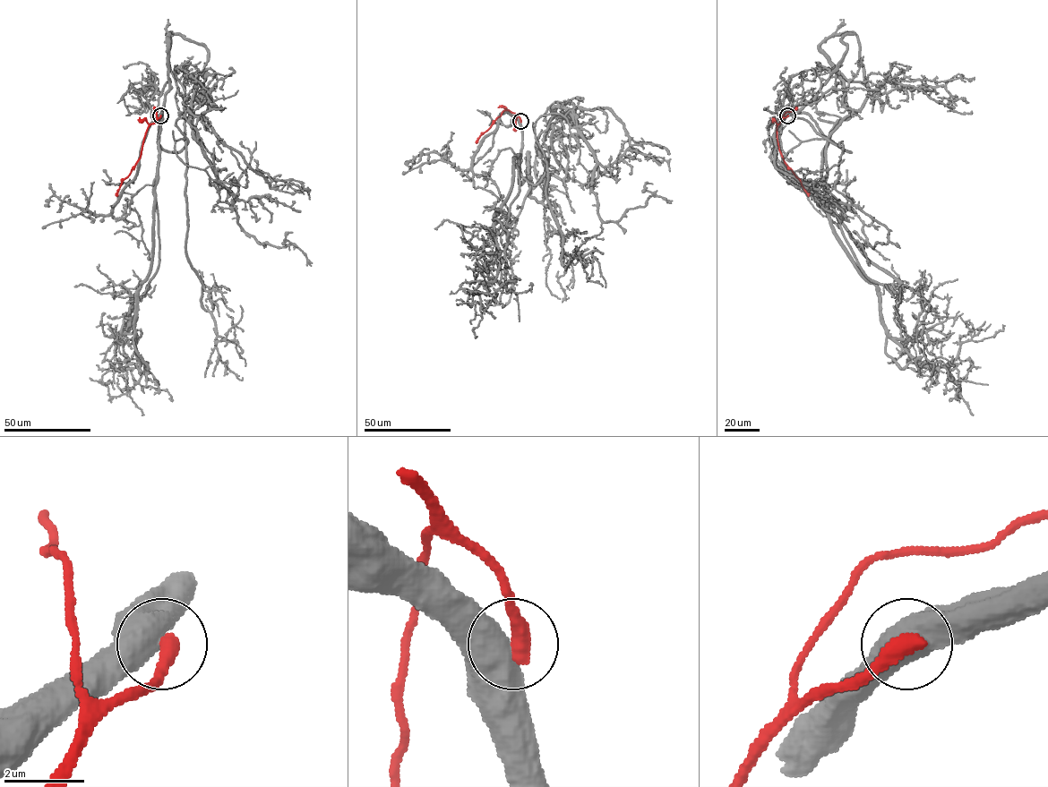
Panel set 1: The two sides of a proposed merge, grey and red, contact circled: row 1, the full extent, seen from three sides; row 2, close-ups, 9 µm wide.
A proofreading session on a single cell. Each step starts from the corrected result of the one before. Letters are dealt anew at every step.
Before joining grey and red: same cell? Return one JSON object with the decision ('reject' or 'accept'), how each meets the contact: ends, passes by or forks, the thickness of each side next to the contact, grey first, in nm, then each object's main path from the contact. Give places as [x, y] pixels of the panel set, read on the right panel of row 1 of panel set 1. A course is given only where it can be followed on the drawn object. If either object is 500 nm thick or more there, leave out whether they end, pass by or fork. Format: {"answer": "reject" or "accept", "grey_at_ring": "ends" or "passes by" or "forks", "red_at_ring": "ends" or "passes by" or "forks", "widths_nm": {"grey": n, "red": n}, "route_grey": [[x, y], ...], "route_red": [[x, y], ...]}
{"answer": "reject", "widths_nm": {"grey": 800, "red": 480}, "route_grey": [[787, 115], [807, 113], [851, 152], [825, 139], [828, 200], [864, 254], [933, 311], [923, 355], [952, 377]], "route_red": [[787, 115], [777, 126], [778, 149], [786, 164], [809, 195]]}

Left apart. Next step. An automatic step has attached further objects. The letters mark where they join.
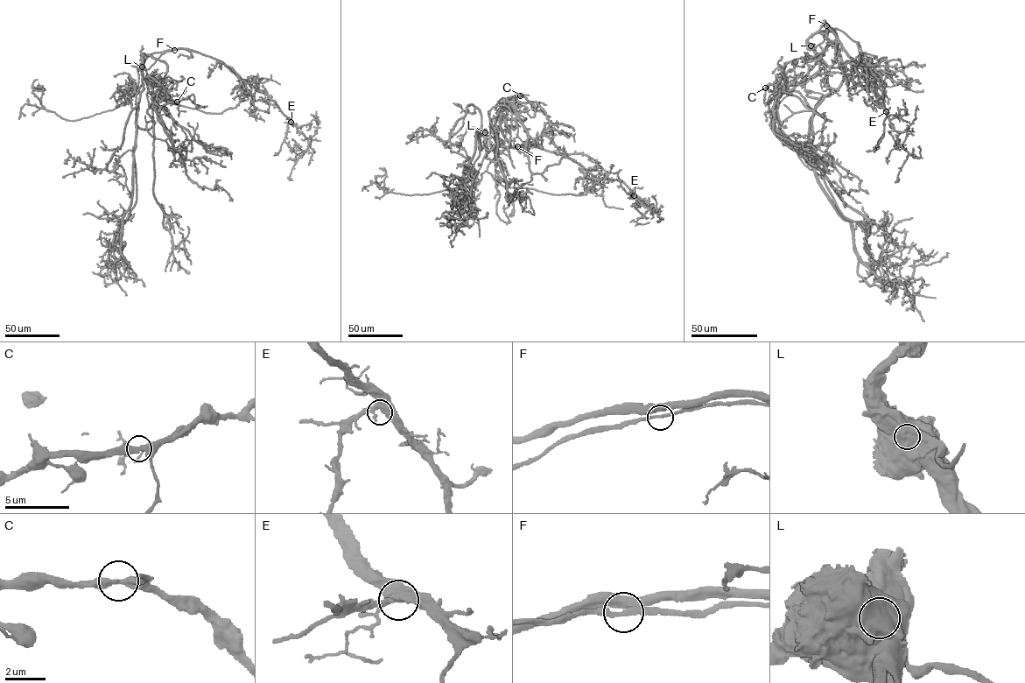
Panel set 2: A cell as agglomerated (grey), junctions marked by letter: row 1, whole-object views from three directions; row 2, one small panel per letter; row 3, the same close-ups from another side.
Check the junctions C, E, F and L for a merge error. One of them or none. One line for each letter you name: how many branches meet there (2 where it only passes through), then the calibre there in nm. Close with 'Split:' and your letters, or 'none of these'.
L: 2 | 1000 nm
Split: L

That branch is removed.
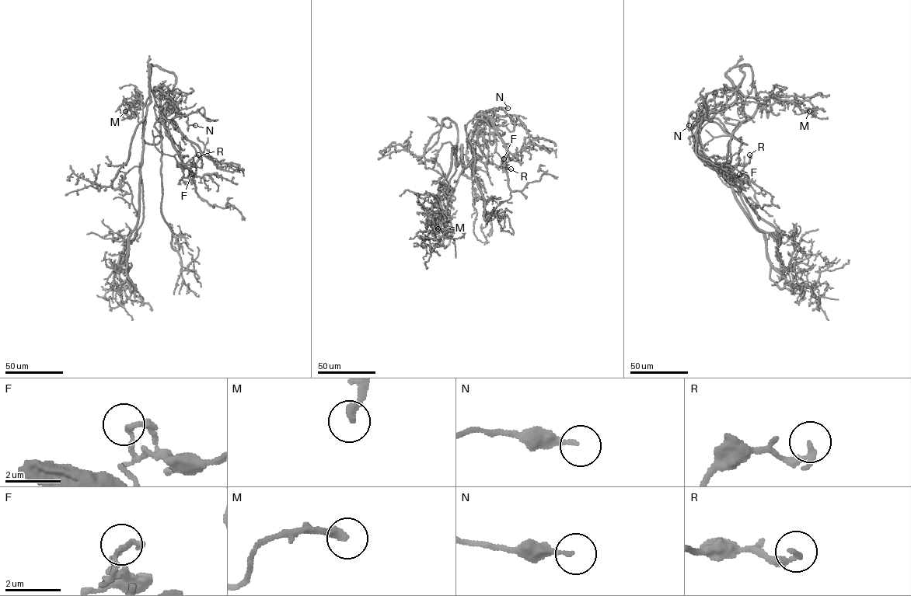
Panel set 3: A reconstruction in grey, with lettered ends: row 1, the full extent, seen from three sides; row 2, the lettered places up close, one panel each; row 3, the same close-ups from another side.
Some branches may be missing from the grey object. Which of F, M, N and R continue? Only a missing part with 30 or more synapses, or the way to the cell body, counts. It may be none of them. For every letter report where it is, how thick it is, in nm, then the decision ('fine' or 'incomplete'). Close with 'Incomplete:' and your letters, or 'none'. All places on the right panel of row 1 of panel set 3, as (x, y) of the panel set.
F: (739, 174) | 120 nm | fine
M: (809, 111) | 320 nm | fine
N: (689, 125) | 170 nm | fine
R: (749, 155) | 220 nm | fine
Incomplete: none

